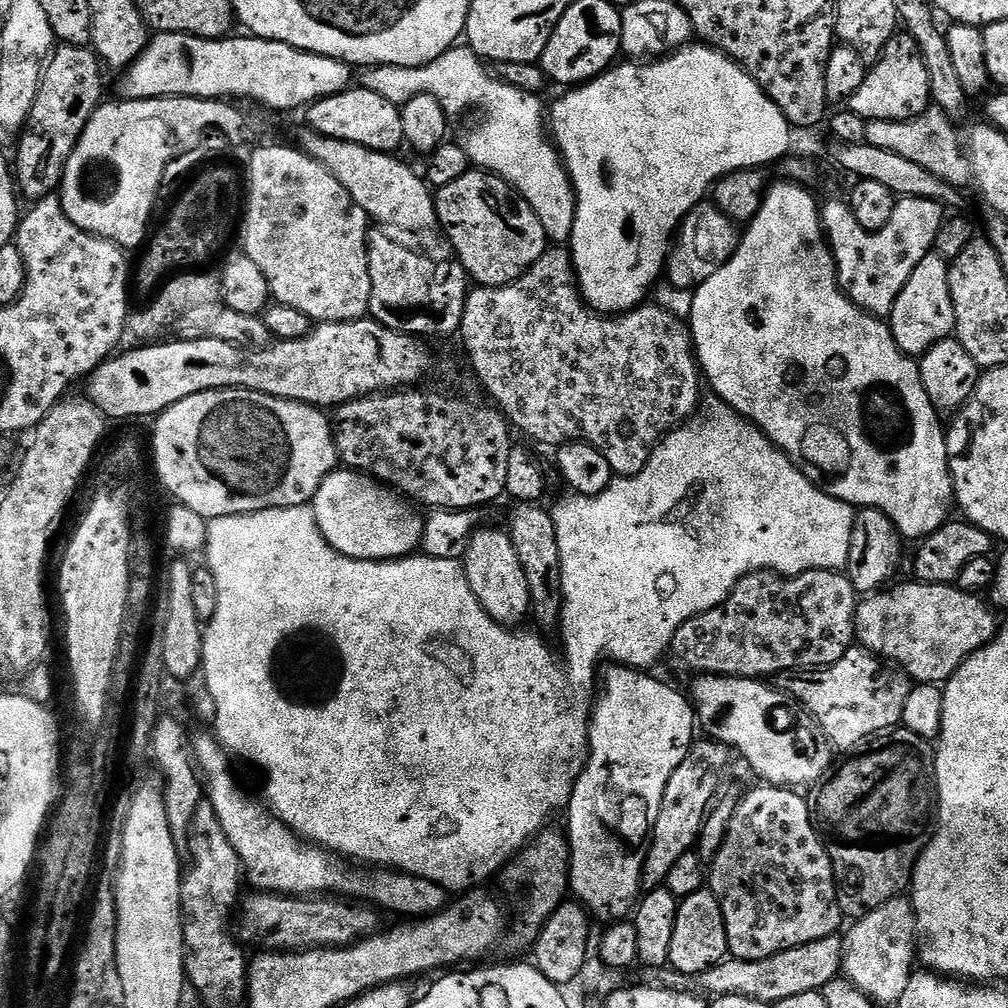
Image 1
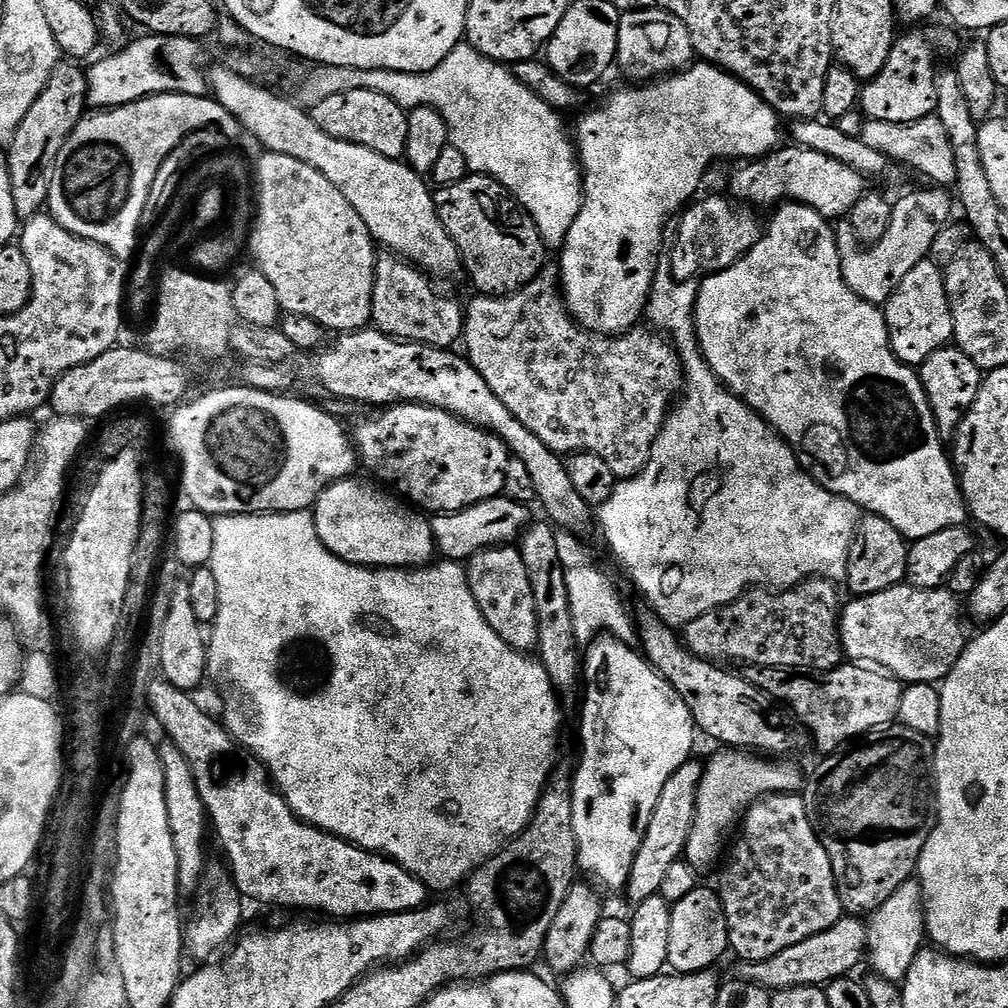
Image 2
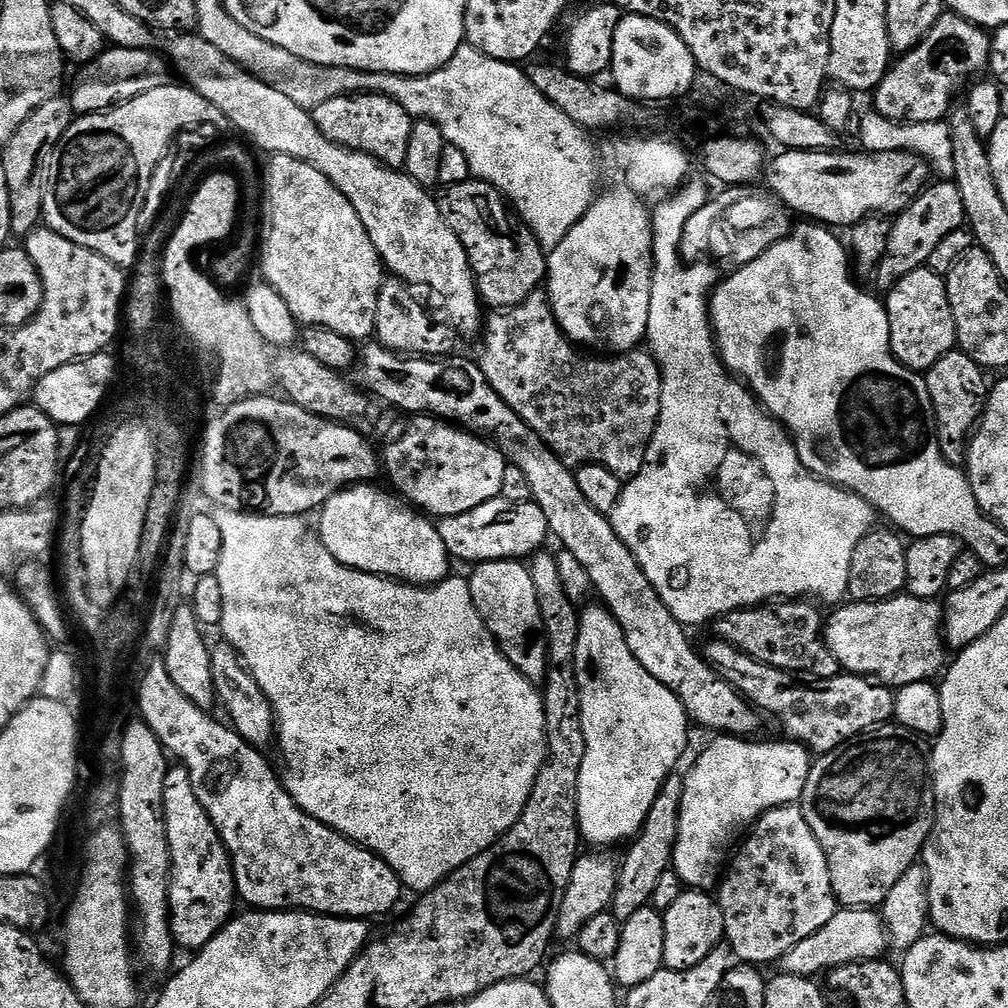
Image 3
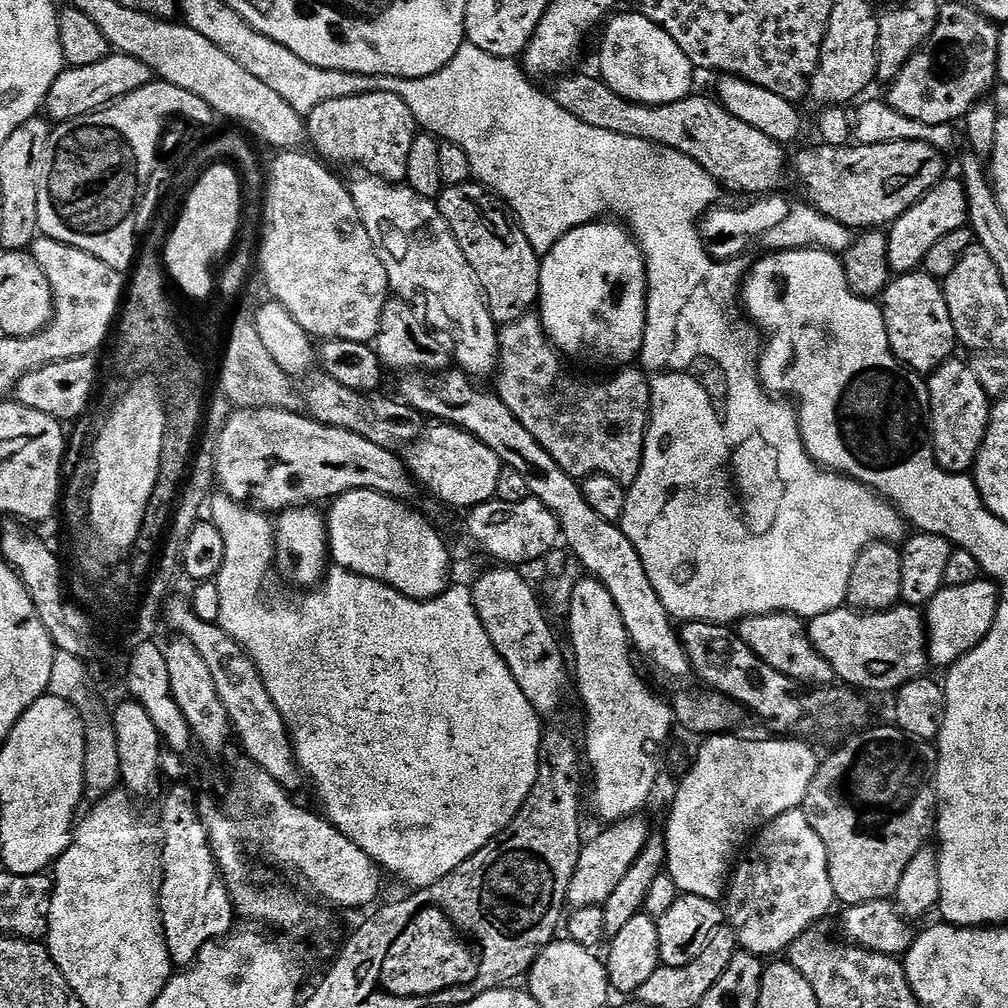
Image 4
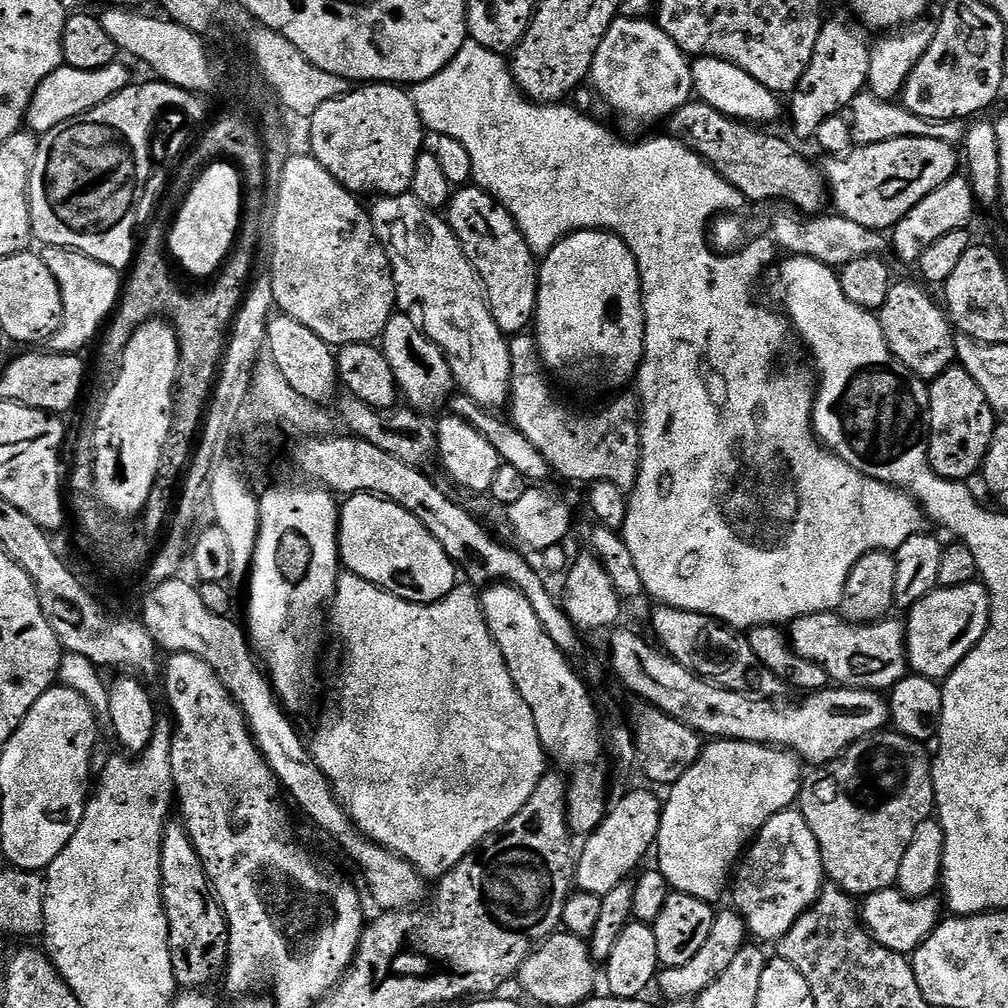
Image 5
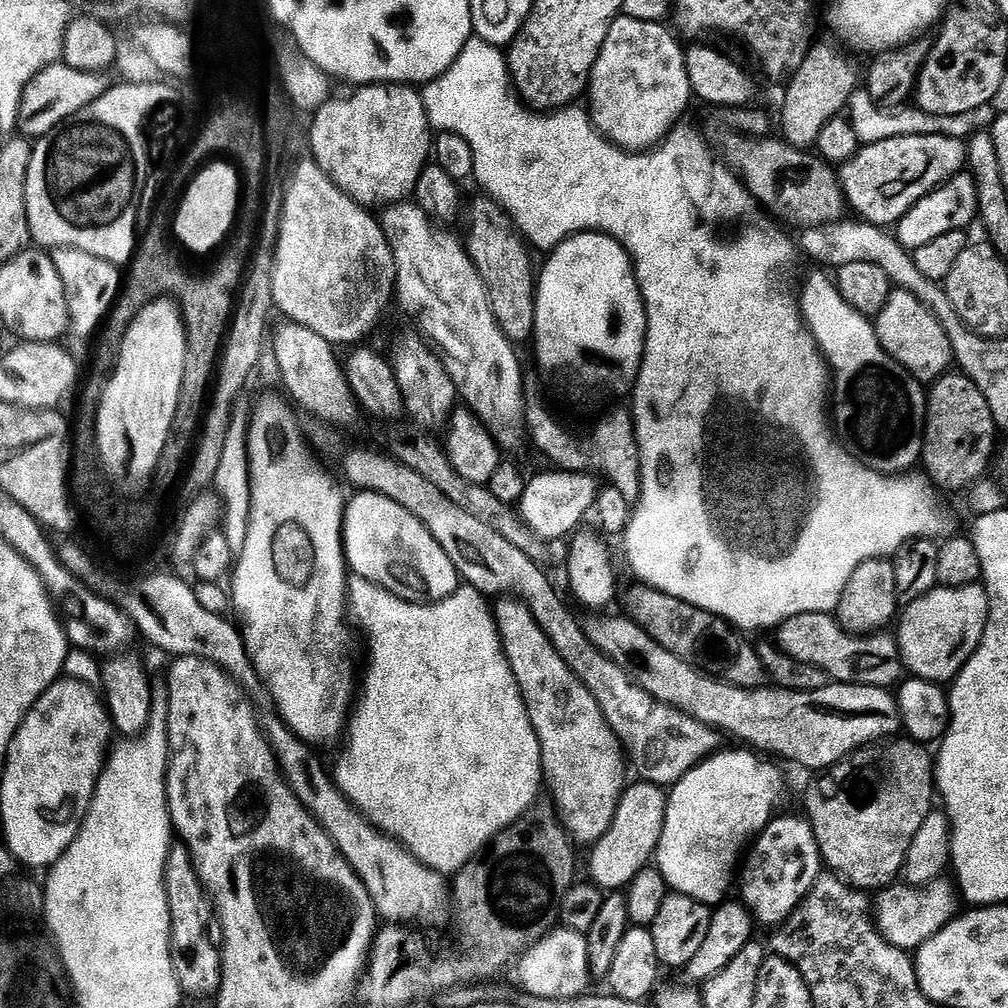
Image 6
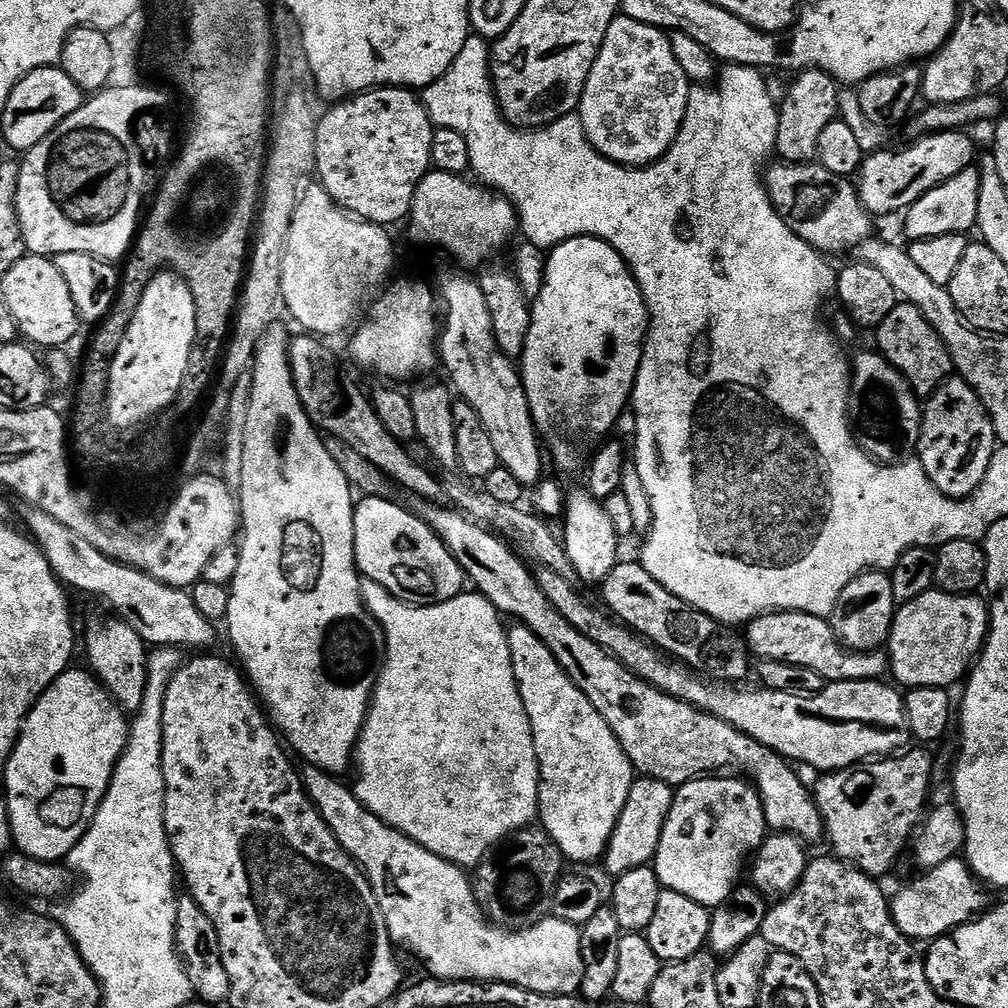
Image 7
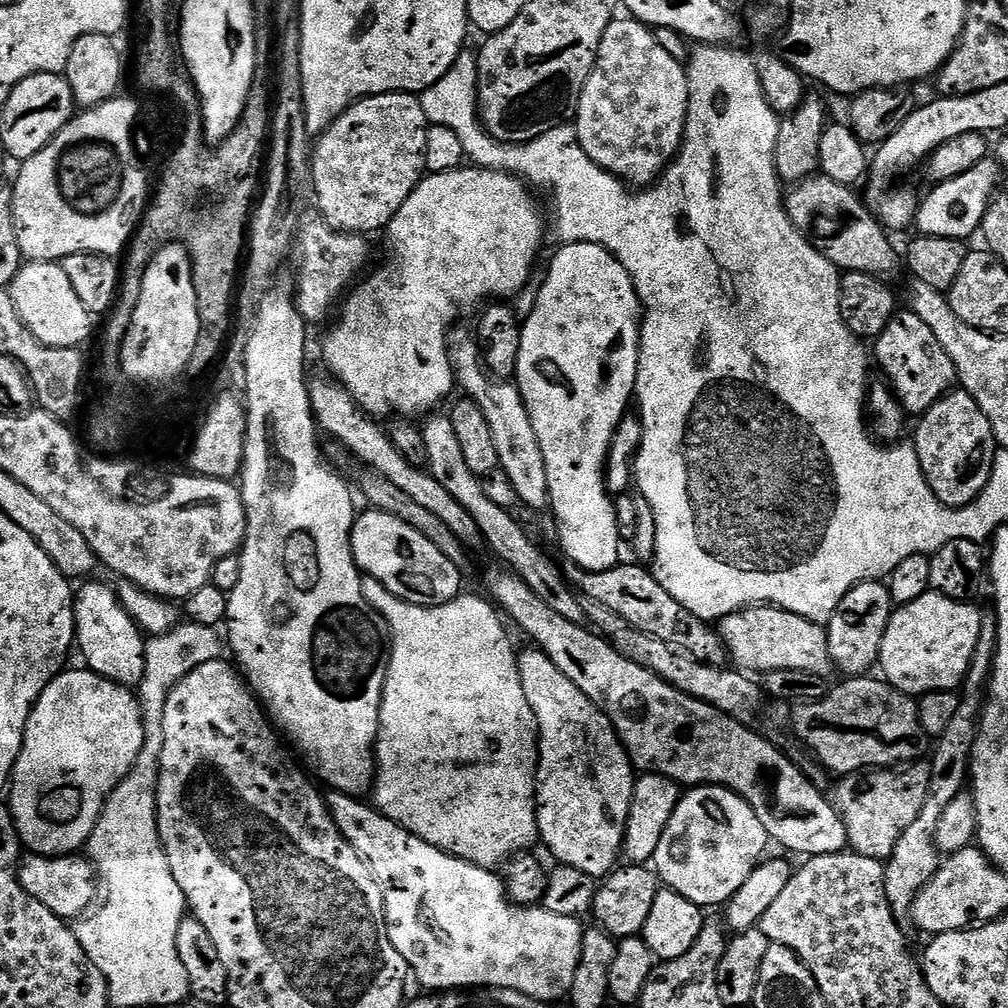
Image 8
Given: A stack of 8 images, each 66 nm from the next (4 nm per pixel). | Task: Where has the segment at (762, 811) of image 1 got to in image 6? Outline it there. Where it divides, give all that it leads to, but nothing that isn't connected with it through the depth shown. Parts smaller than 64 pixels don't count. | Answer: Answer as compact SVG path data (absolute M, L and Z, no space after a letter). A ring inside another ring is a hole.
M777 815L747 849L742 860L743 866L744 873L740 872L738 876L739 899L751 912L753 921L757 925L782 924L808 896L808 891L822 875L822 861L812 825L801 817L799 820L796 816Z

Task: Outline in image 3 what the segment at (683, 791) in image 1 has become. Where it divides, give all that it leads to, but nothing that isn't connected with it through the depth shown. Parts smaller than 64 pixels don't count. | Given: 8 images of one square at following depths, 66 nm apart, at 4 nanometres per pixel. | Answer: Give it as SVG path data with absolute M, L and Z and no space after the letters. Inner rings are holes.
M673 774L660 787L658 798L654 798L654 806L650 806L650 814L646 814L646 822L640 827L640 833L627 845L628 853L618 864L616 873L616 893L610 909L617 920L623 922L630 919L636 911L649 907L652 895L662 879L673 867L672 855L678 838L680 803L682 802L684 781Z

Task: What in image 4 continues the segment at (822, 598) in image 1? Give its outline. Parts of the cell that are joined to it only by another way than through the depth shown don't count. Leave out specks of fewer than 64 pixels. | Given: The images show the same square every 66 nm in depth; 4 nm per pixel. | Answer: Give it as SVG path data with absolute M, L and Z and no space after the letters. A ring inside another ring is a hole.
M771 612L770 614L758 614L747 616L745 620L739 621L738 635L754 654L766 666L778 670L778 674L786 674L794 683L807 686L812 690L824 690L837 683L834 674L834 666L814 650L814 646L808 637L808 625L801 617L792 612Z

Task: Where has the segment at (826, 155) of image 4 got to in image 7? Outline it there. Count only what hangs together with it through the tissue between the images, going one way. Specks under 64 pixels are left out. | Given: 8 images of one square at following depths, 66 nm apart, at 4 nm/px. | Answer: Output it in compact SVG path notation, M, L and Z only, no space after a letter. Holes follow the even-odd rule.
M964 130L933 132L921 135L917 144L904 148L901 152L881 150L865 155L858 173L860 201L873 217L888 216L891 212L903 213L912 207L918 198L934 190L942 182L962 174L962 170L973 167L977 159L976 144Z

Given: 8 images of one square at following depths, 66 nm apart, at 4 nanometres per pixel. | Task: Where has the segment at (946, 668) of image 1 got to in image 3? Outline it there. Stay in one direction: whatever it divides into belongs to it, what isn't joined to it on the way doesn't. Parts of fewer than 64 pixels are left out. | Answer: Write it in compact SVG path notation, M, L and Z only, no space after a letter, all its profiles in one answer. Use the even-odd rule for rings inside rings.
M901 594L890 600L848 602L833 612L836 613L832 617L829 615L824 625L824 641L830 654L834 654L834 658L845 673L869 677L895 690L902 686L910 686L914 682L935 681L945 671L946 645L942 631L944 610L936 600L923 600Z

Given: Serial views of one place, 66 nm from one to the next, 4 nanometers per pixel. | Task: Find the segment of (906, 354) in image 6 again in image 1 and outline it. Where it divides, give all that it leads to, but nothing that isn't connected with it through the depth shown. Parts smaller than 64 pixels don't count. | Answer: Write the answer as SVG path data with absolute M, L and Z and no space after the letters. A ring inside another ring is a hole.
M936 251L928 253L918 266L914 266L914 274L906 278L906 286L902 286L902 294L894 302L894 310L890 317L892 337L897 346L907 356L919 358L929 352L935 344L949 339L955 333L954 302L950 298L949 261L943 260Z

